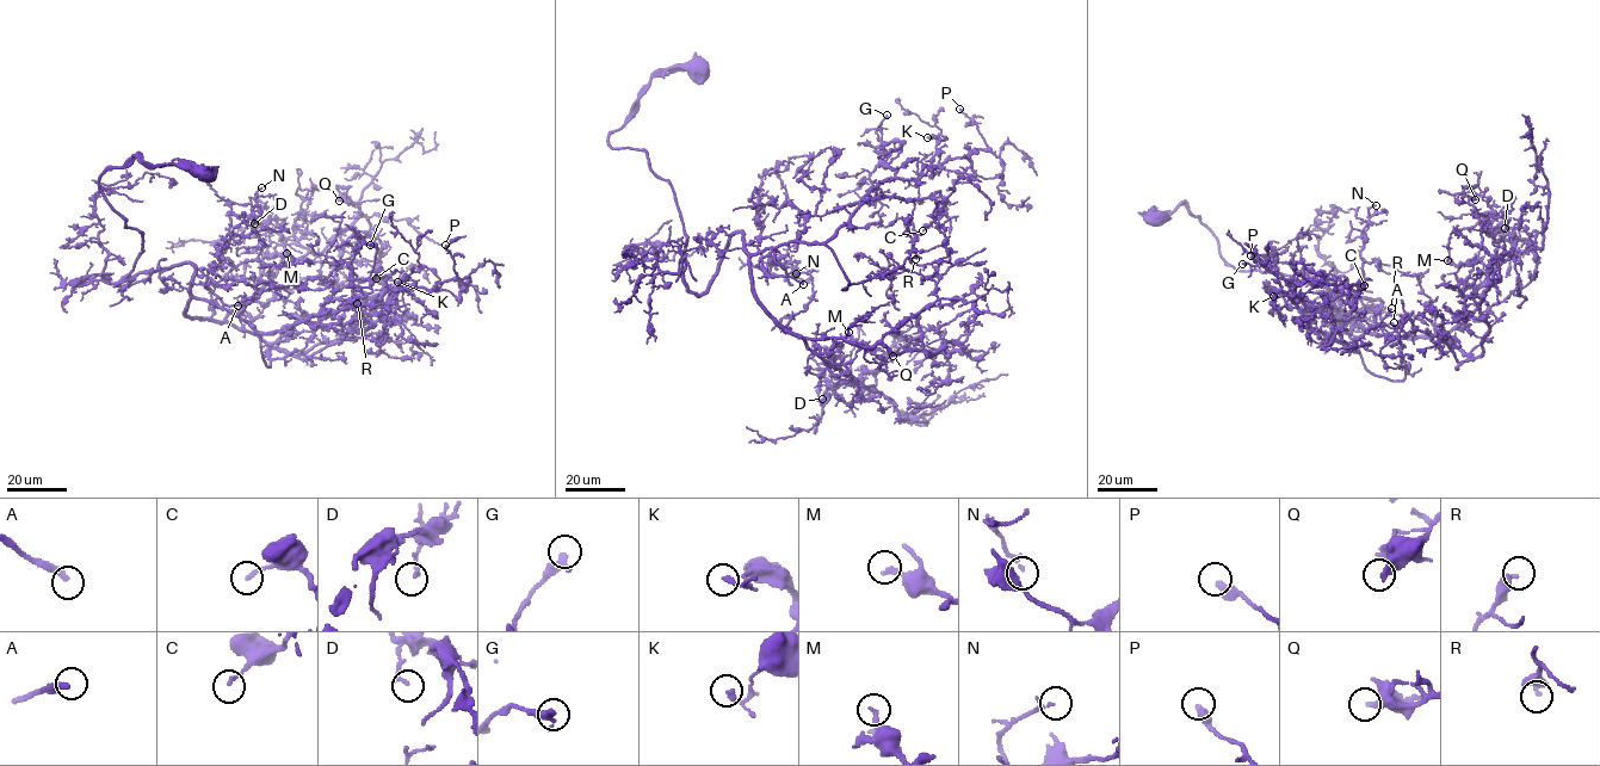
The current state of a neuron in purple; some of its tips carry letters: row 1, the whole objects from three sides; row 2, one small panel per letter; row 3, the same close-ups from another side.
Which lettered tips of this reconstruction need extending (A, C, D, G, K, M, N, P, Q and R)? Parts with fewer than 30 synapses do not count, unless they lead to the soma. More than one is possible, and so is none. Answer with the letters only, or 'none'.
A

